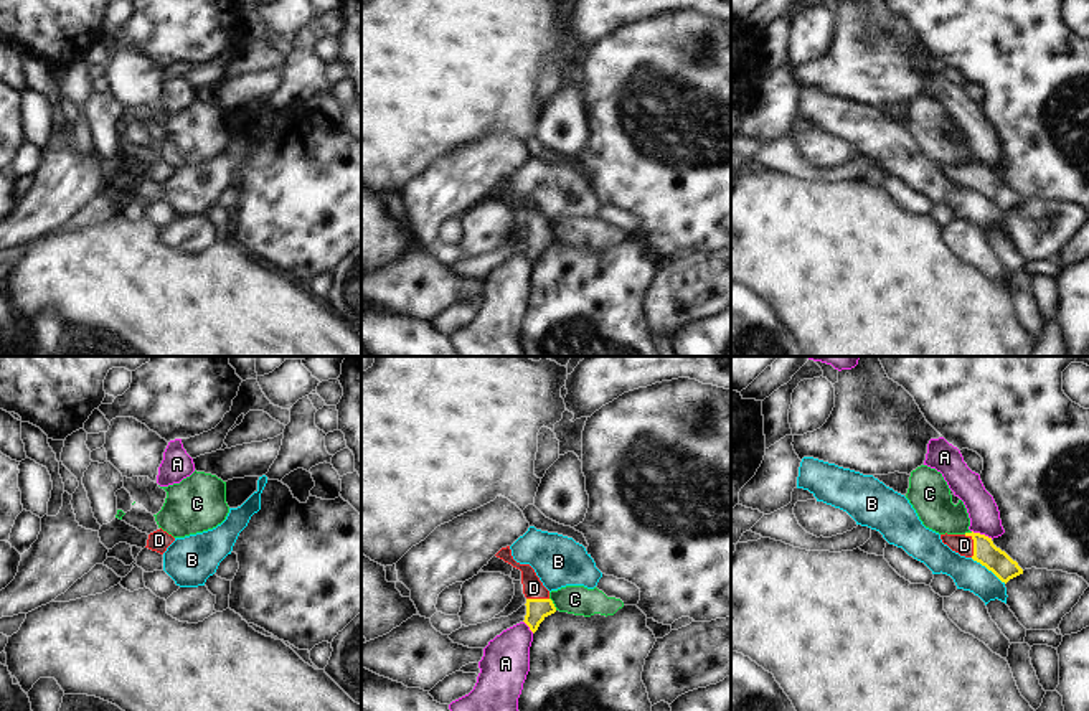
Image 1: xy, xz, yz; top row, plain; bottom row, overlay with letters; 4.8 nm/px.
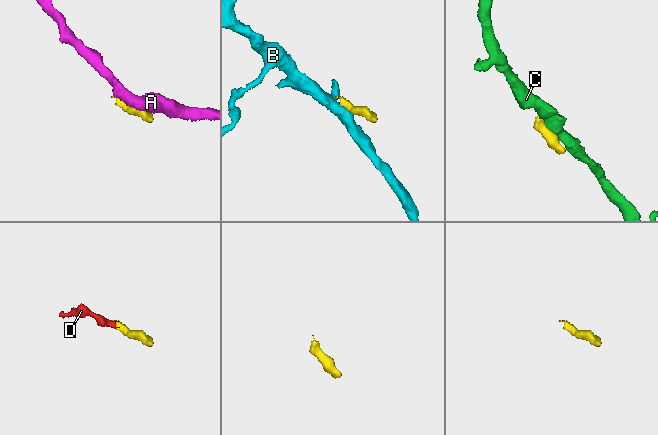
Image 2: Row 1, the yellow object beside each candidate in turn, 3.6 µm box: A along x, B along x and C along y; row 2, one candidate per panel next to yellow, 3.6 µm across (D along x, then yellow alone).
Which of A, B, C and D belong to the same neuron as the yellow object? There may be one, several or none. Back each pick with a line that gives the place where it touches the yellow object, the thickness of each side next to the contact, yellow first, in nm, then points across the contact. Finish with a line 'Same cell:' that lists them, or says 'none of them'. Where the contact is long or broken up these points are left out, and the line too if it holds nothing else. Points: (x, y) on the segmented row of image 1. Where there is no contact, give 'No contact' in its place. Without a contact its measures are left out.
D: Touches yellow at yz (974, 545). Thickness 120 nm (yellow) against 100 nm. Path across: yz (985, 553), (974, 545), (964, 545)
Same cell: D

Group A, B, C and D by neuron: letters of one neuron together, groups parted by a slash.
A / B / C / D

